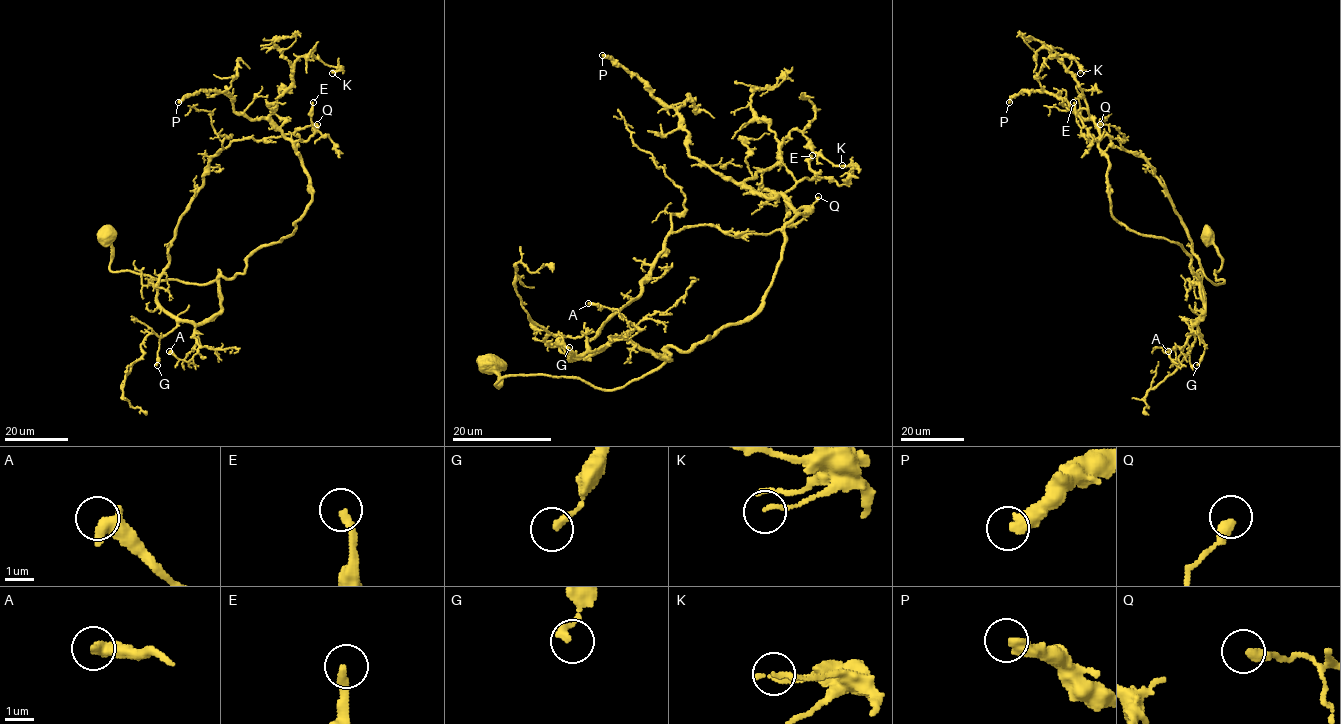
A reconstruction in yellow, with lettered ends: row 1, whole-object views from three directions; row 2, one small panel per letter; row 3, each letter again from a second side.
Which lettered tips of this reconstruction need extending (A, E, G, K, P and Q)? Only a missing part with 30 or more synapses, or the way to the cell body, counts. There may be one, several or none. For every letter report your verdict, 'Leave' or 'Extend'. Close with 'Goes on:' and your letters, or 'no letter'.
A: Leave
E: Extend
G: Leave
K: Leave
P: Extend
Q: Leave
Goes on: E, P

